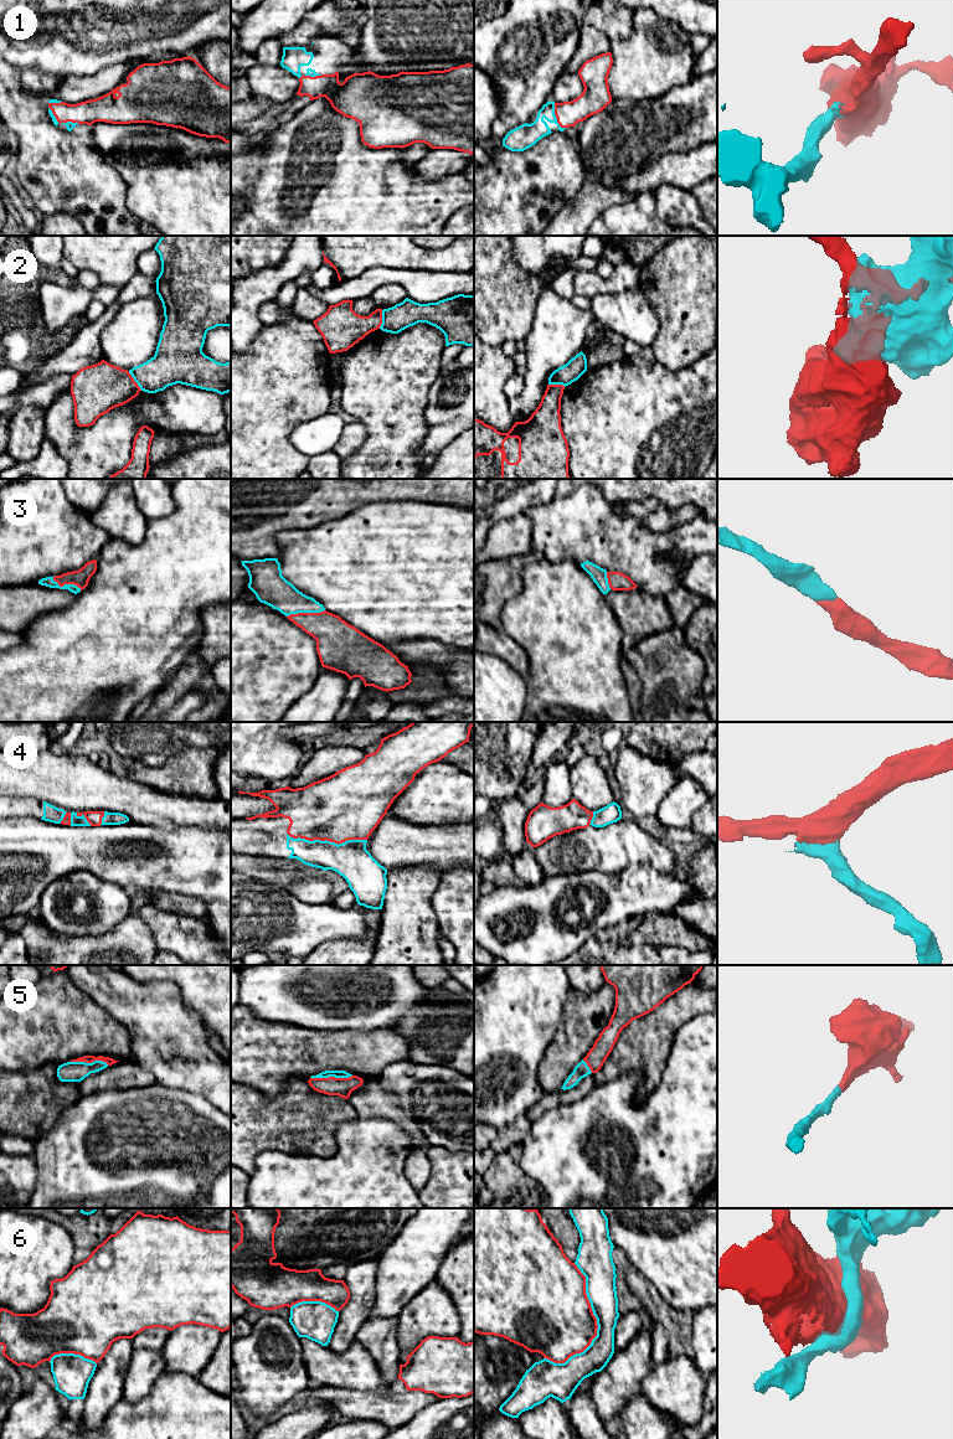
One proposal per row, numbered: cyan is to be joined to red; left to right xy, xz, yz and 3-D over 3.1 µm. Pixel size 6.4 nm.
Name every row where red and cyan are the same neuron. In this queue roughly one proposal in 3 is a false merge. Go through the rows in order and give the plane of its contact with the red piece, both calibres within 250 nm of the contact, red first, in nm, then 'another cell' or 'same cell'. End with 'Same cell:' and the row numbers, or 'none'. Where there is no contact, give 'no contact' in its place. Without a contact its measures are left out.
1: contact in yz; calibres 160 and 160 nm; same cell
2: contact in xy; calibres 320 and 240 nm; another cell
3: contact in xz; calibres 240 and 200 nm; same cell
4: contact in xz; calibres 440 and 240 nm; same cell
5: contact in xz; calibres 130 and 50 nm; same cell
6: contact in yz; calibres 480 and 190 nm; another cell
Same cell: 1, 3, 4, 5

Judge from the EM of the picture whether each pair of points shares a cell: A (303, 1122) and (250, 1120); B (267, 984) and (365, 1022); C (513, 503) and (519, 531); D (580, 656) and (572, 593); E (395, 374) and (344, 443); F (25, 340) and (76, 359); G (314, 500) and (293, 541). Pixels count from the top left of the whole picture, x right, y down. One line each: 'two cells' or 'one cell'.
A: one cell
B: one cell
C: two cells
D: one cell
E: two cells
F: two cells
G: two cells

